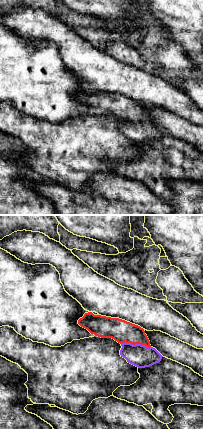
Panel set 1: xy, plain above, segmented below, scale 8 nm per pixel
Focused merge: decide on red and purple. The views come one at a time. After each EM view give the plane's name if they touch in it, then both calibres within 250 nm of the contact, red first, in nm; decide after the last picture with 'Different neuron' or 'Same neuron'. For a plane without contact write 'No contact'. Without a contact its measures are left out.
Touches red in xy. Thickness 180 nm (red) against 180 nm

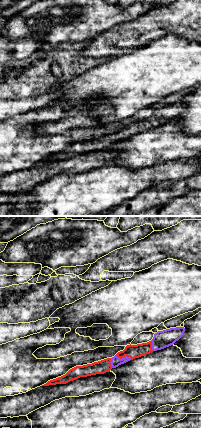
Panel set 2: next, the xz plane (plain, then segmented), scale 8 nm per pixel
Touches red in xz. Thickness 110 nm (red) against 80 nm

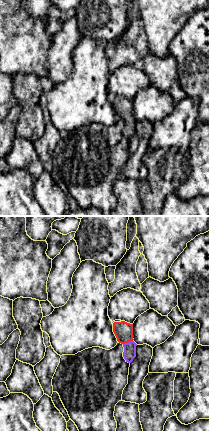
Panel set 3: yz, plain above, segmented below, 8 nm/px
Touches red in yz. Thickness 150 nm (red) against 100 nm

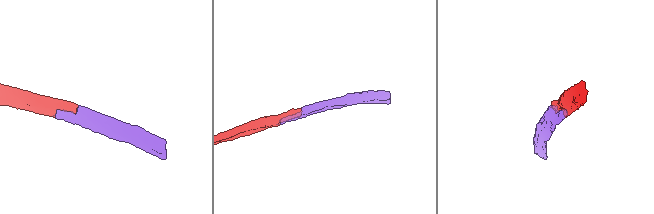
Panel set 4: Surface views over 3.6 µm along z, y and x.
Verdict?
Same neuron

